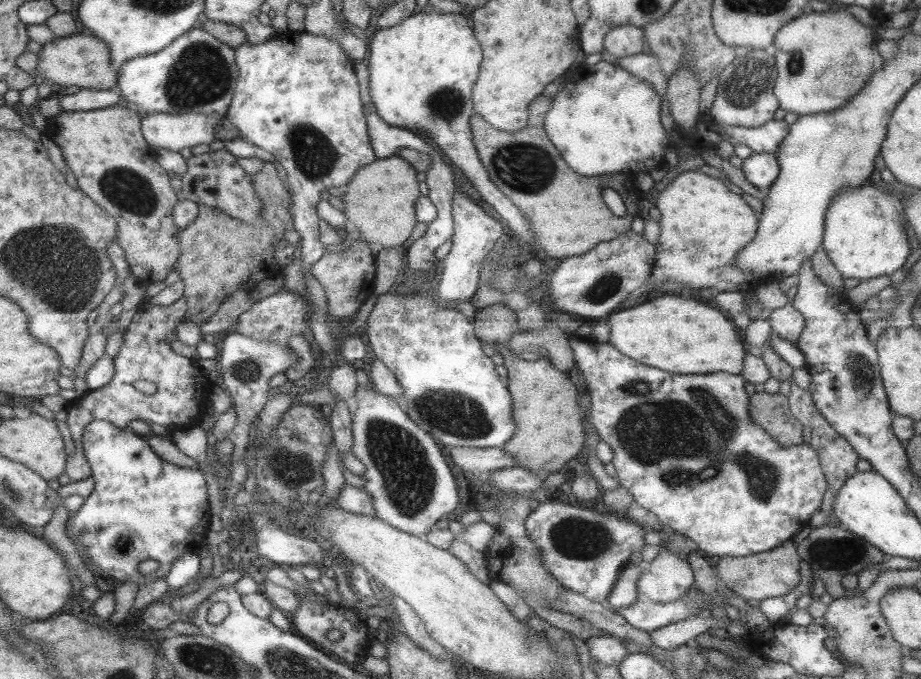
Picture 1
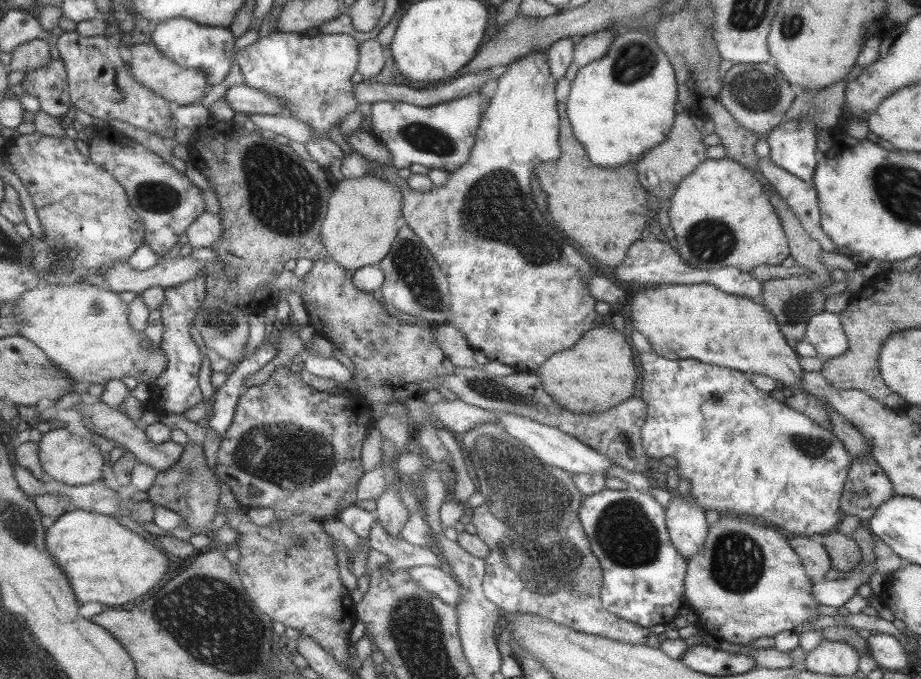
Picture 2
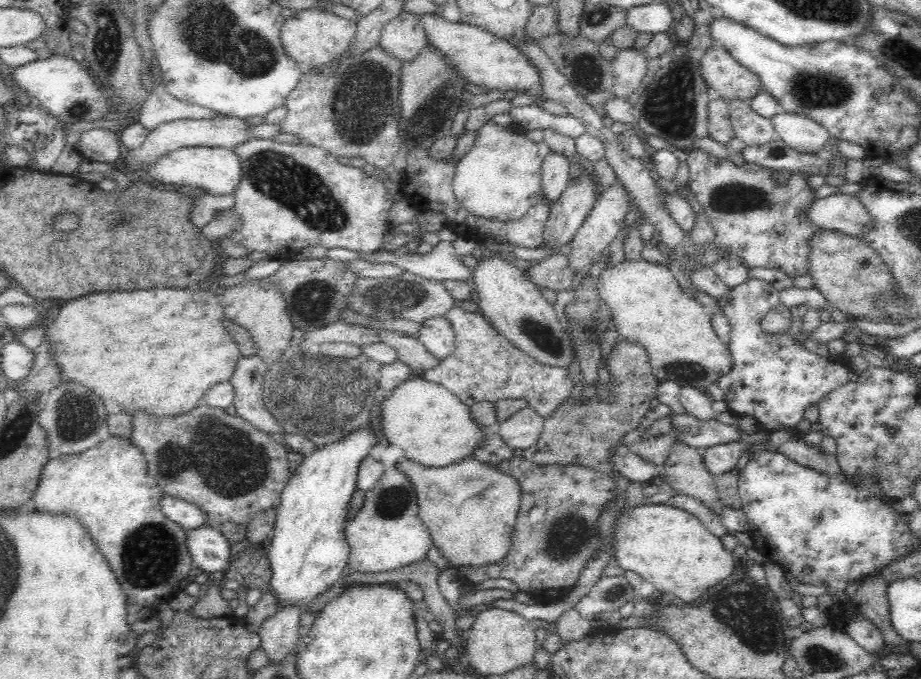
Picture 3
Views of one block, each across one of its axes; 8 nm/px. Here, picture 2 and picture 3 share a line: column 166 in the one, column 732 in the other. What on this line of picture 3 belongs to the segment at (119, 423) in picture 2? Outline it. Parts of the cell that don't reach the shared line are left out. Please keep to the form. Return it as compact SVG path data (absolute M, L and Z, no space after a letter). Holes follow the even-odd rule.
M740 439L701 449L702 461L708 473L716 477L734 468L742 452L748 448L748 444L750 440Z

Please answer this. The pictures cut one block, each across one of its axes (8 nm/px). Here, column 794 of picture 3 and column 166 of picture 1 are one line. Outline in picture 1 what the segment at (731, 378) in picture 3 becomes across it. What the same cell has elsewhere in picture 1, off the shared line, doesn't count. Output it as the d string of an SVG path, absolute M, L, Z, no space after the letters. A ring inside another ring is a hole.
M145 299L135 312L131 323L124 329L121 346L112 360L114 373L111 380L102 387L88 391L85 397L76 397L65 407L67 415L65 422L75 448L73 454L66 456L63 469L70 481L75 482L90 476L90 468L85 460L80 439L83 428L88 422L105 421L113 426L125 429L127 424L136 418L144 421L148 420L164 427L169 424L189 424L193 420L199 421L201 419L209 402L208 396L212 382L208 380L207 374L198 367L195 360L177 355L169 346L170 339L176 338L174 330L180 324L185 309L186 304L183 299L175 301L168 306L160 306ZM134 380L149 380L149 382L153 382L156 386L155 393L147 395L137 391L131 385Z

